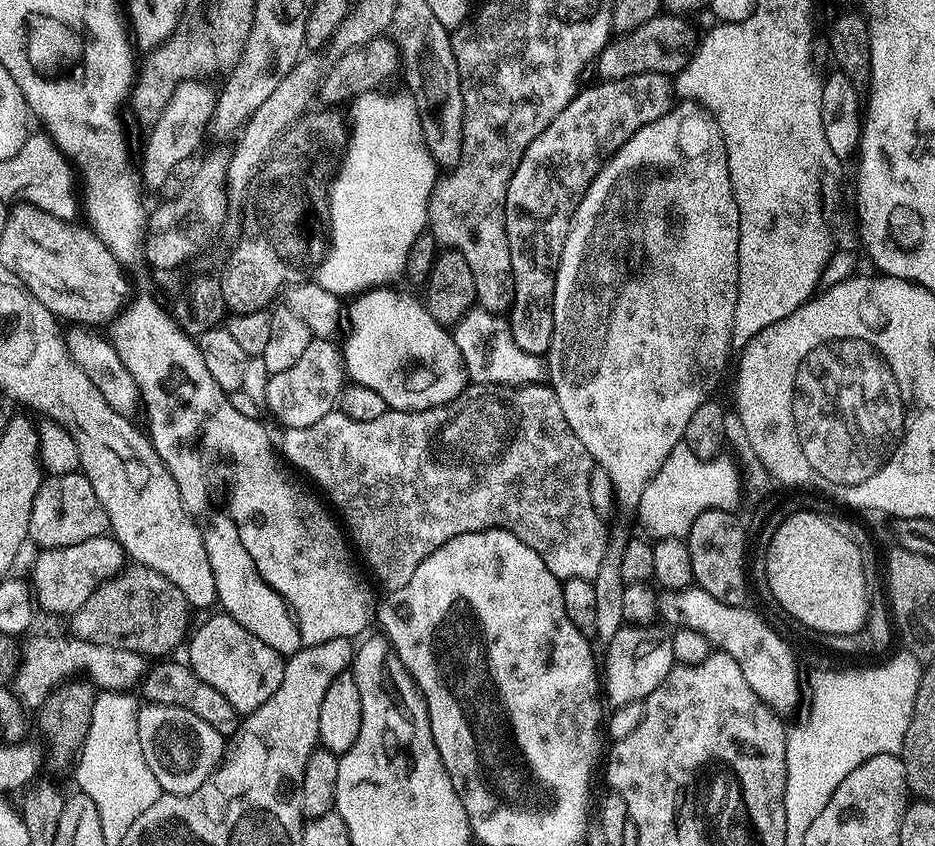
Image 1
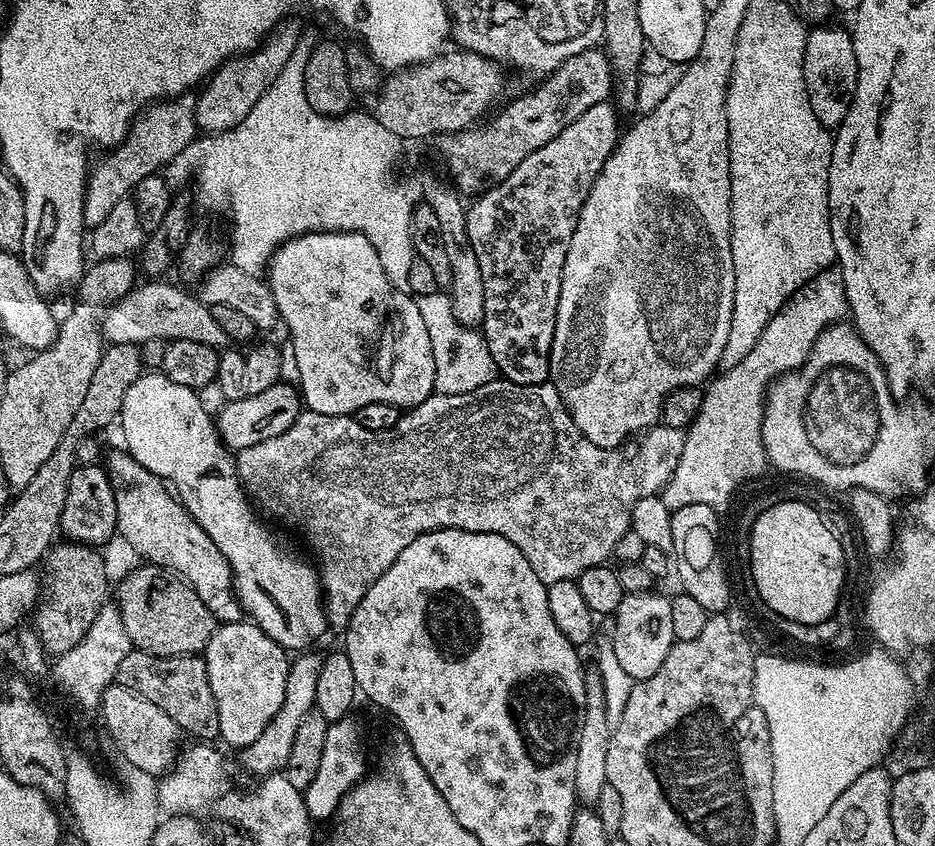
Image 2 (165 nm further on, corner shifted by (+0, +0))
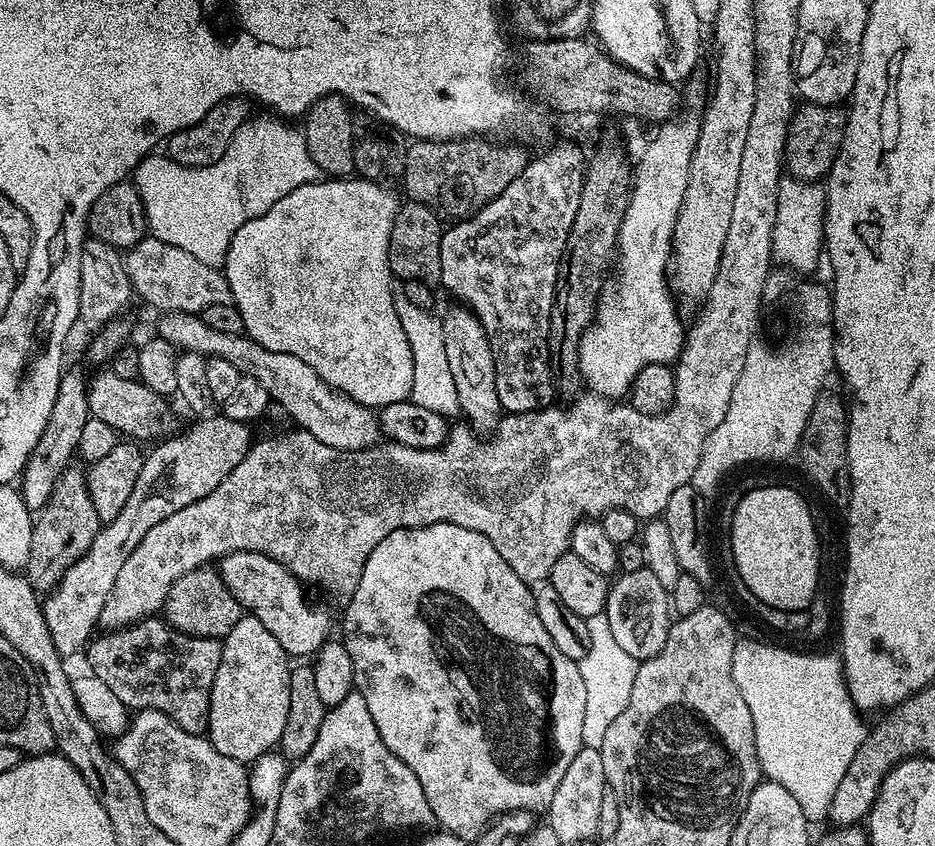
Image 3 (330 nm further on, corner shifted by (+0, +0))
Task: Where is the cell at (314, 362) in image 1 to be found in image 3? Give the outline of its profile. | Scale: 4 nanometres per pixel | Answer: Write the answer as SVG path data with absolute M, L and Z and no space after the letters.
M212 415L197 419L200 421L184 433L181 431L159 441L153 447L156 449L145 455L138 482L134 482L134 491L122 506L121 513L101 527L91 548L68 568L56 587L43 599L47 629L61 655L70 656L87 645L92 630L99 625L102 608L114 588L115 579L123 563L138 548L138 542L142 542L154 526L171 514L210 494L210 490L217 488L230 470L246 458L254 443L253 429L229 416Z

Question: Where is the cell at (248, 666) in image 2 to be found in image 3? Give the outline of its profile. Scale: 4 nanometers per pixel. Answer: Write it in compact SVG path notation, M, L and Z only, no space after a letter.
M241 615L238 626L222 641L222 662L210 694L206 735L218 754L251 762L279 745L289 713L291 672L290 657L278 646L278 638L258 618Z

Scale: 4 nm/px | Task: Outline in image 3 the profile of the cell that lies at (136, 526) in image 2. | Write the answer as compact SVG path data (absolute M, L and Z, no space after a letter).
M231 552L220 557L218 571L222 582L226 582L234 598L238 598L241 609L247 615L258 618L258 622L262 622L262 626L266 626L266 630L270 630L270 634L278 638L278 646L282 646L282 650L287 652L289 657L311 657L330 639L331 632L328 631L332 628L331 614L316 604L308 605L308 600L304 597L305 585L290 570L286 570L286 566L282 566L274 558L261 552Z

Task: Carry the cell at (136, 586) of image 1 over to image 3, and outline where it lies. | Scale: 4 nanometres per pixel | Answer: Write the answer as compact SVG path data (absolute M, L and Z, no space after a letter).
M212 566L195 568L190 570L190 574L178 578L178 582L174 582L174 586L168 591L162 609L163 619L180 632L219 641L223 641L224 636L234 630L234 626L238 626L241 615L238 598L234 598L226 582L222 582L219 571Z

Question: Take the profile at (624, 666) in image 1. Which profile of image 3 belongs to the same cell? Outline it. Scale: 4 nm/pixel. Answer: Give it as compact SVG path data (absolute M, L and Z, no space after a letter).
M646 567L617 575L608 589L608 604L604 615L610 622L610 630L618 641L618 646L630 654L637 662L649 660L662 646L666 646L668 626L674 616L670 611L670 594Z

